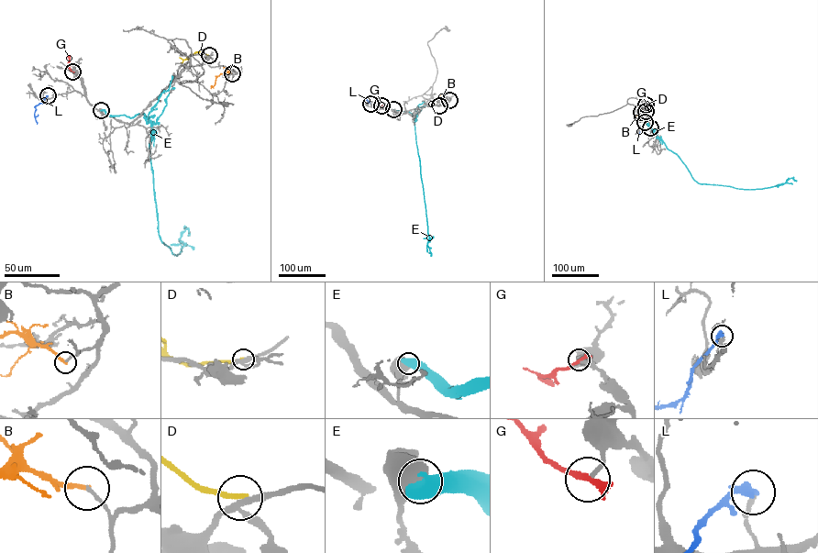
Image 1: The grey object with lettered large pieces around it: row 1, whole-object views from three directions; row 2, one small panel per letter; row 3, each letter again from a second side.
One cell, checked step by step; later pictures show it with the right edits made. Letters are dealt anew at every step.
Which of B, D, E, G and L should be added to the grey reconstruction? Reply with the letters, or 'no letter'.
no letter

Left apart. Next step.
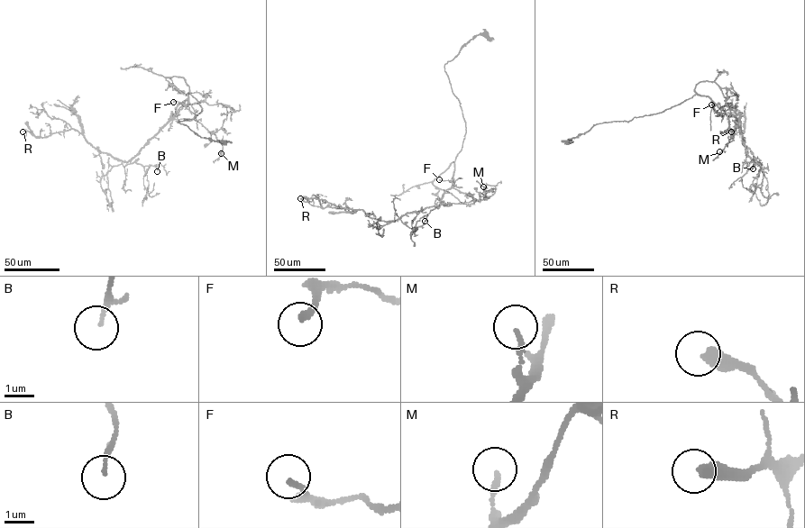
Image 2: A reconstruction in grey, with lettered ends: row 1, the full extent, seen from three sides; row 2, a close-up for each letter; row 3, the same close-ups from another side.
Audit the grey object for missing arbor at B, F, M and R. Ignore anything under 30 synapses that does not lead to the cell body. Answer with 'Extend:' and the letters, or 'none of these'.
Extend: R

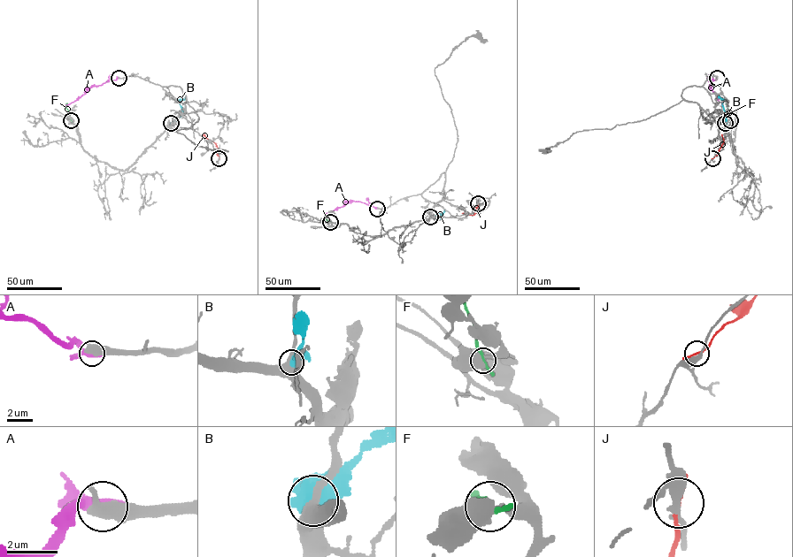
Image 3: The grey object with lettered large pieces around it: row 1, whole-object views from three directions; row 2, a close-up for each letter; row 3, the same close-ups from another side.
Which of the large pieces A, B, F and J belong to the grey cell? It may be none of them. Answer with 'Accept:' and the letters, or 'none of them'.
Accept: A

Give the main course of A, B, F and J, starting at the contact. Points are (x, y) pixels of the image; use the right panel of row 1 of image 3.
A: (717, 78), (710, 87), (722, 104)
B: (725, 123), (727, 113), (722, 99), (718, 96)
F: (730, 120), (726, 103)
J: (712, 158), (723, 143), (721, 134)

